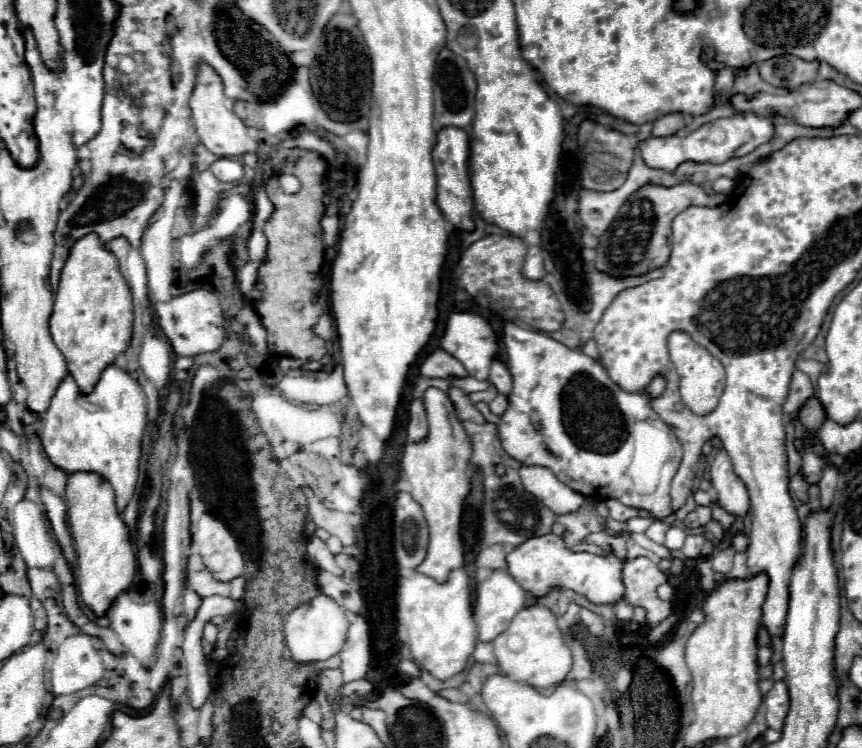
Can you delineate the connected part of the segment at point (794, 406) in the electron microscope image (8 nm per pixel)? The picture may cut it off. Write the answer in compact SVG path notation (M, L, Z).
M796 370L794 376L792 376L790 394L788 394L786 402L784 402L784 412L786 412L786 414L798 412L798 410L804 406L804 402L806 402L808 398L812 398L812 394L814 394L814 386L812 386L810 378L804 376L804 372Z

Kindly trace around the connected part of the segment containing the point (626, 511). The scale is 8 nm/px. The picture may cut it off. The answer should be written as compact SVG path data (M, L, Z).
M612 498L606 500L604 504L606 504L606 508L608 508L608 516L610 516L612 520L618 520L618 522L626 522L626 520L630 520L630 518L634 518L634 516L640 514L636 508L624 506L624 504L620 504L618 500L612 500Z

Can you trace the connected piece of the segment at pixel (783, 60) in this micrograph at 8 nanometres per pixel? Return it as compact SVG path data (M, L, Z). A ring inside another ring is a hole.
M778 56L778 58L770 58L766 62L758 64L760 76L762 80L766 80L772 86L778 88L786 88L786 90L794 90L802 84L814 82L816 80L816 72L818 72L818 62L806 62L800 60L796 56Z

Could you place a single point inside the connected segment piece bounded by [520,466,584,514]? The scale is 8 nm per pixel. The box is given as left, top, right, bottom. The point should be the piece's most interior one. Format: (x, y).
(541, 482)

